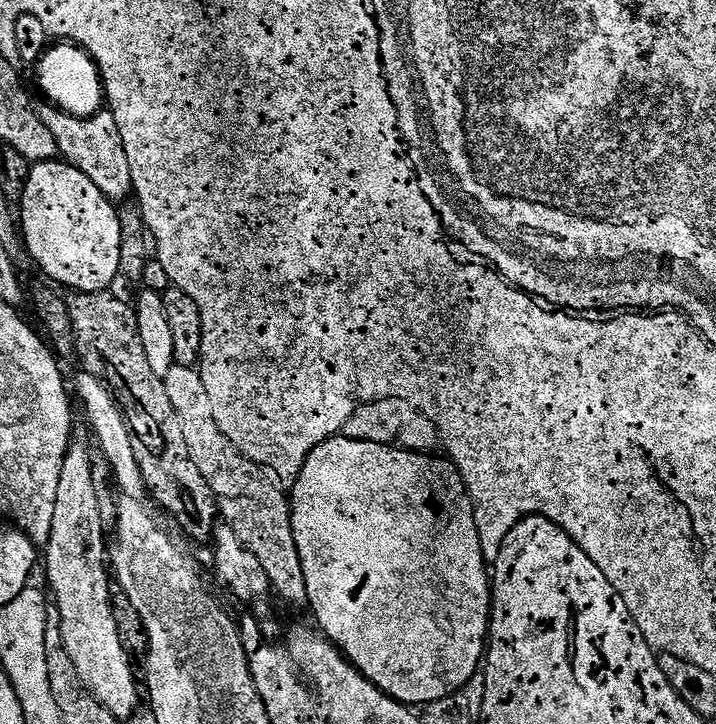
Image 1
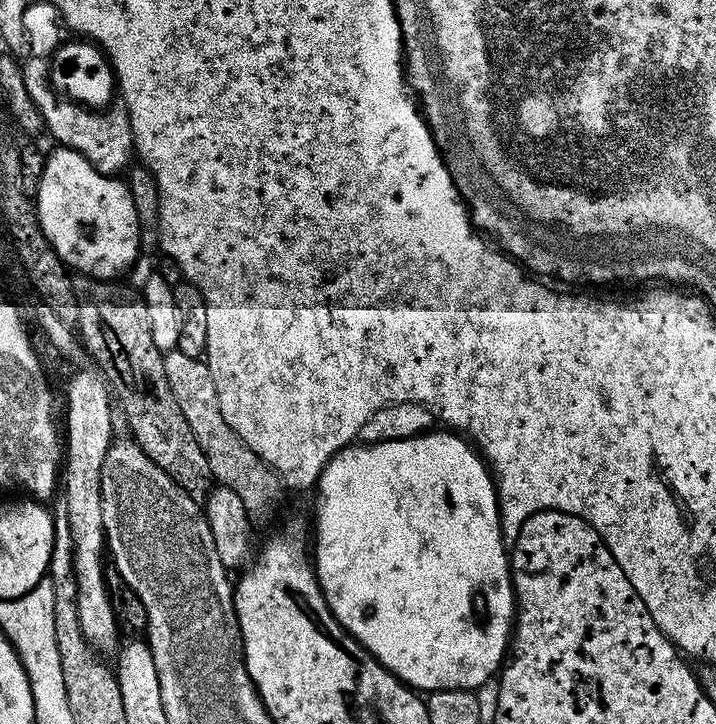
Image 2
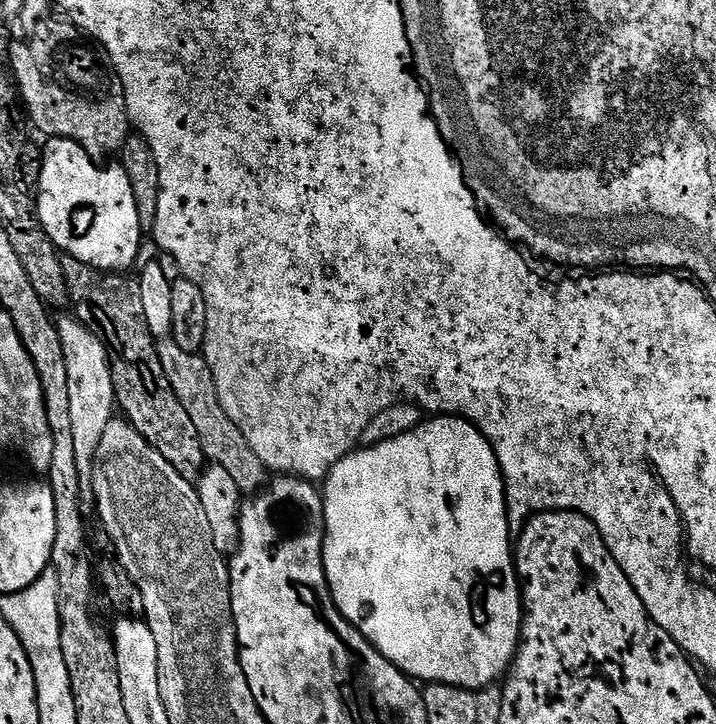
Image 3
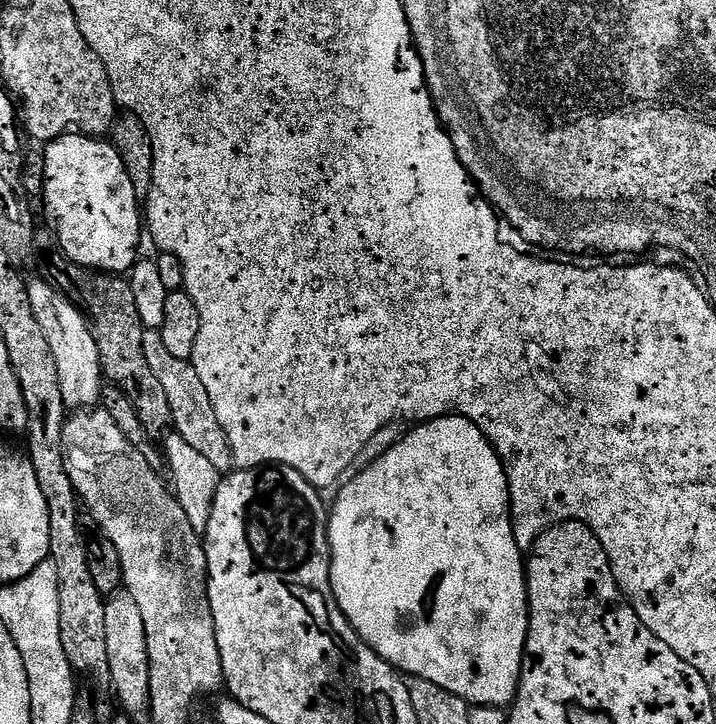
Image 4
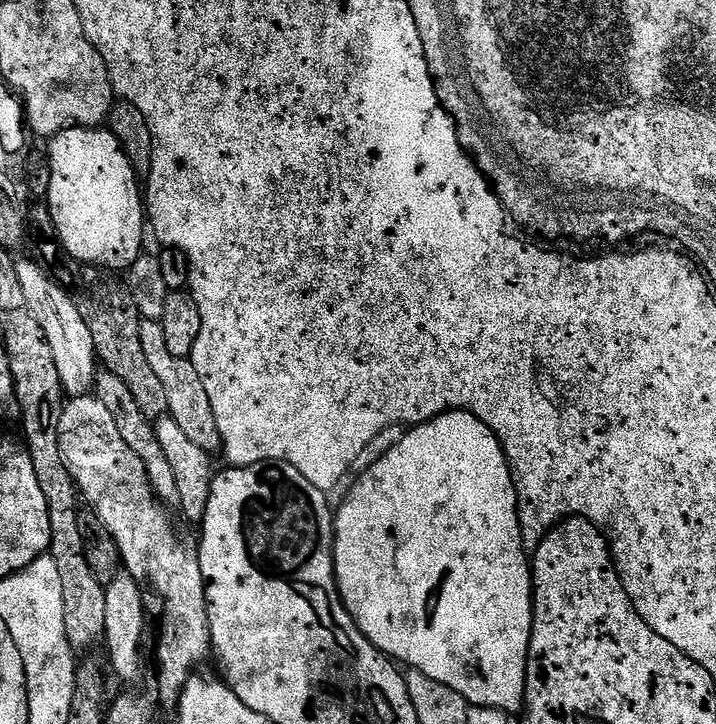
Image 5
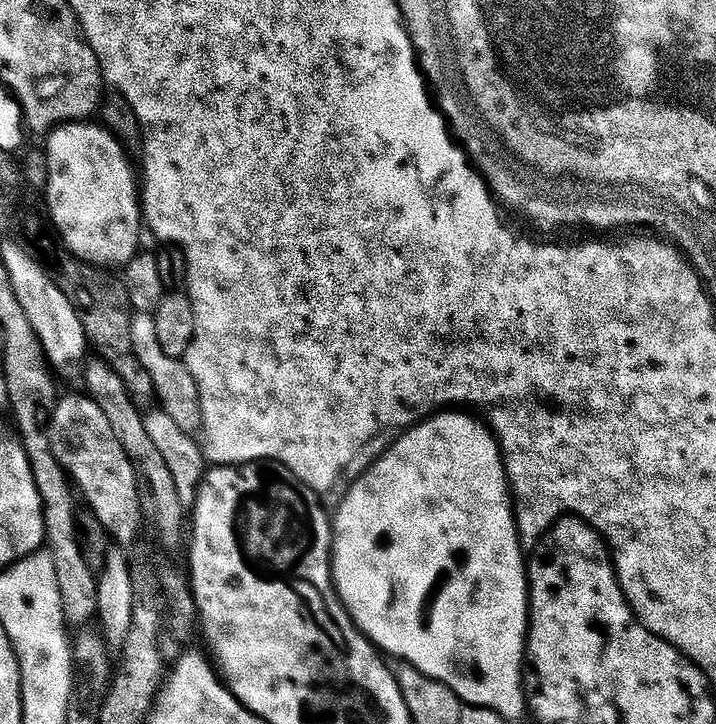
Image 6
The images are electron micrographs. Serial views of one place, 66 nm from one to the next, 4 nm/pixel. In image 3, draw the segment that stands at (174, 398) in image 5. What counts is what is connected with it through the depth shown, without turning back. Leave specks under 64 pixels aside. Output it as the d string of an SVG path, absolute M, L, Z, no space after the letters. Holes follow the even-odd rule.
M170 338L156 340L156 353L162 362L162 370L166 378L171 382L174 394L180 397L184 408L190 416L190 422L194 424L196 437L200 440L200 448L204 451L205 457L211 463L222 466L222 470L230 470L230 456L232 456L232 440L236 440L240 433L238 426L224 413L220 401L214 398L212 386L212 372L197 353L187 352L178 346Z

